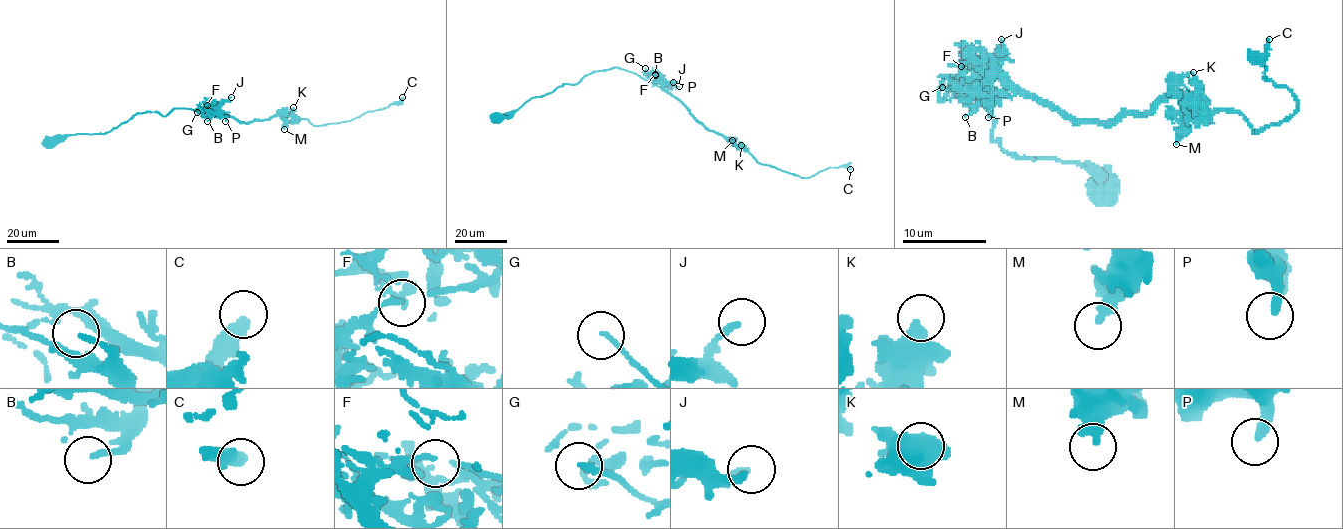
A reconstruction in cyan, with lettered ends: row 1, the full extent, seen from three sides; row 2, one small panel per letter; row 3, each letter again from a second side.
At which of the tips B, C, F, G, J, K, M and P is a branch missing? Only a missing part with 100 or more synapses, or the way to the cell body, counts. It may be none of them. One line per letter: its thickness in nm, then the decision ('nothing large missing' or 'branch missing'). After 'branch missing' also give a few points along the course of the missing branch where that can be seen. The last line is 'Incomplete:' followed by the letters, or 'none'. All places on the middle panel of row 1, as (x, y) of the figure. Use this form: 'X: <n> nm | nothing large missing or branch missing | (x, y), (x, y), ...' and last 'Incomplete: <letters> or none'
B: 150 nm | nothing large missing
C: 340 nm | nothing large missing
F: 110 nm | nothing large missing
G: 160 nm | nothing large missing
J: 200 nm | nothing large missing
K: 360 nm | nothing large missing
M: 360 nm | nothing large missing
P: 280 nm | nothing large missing
Incomplete: none

